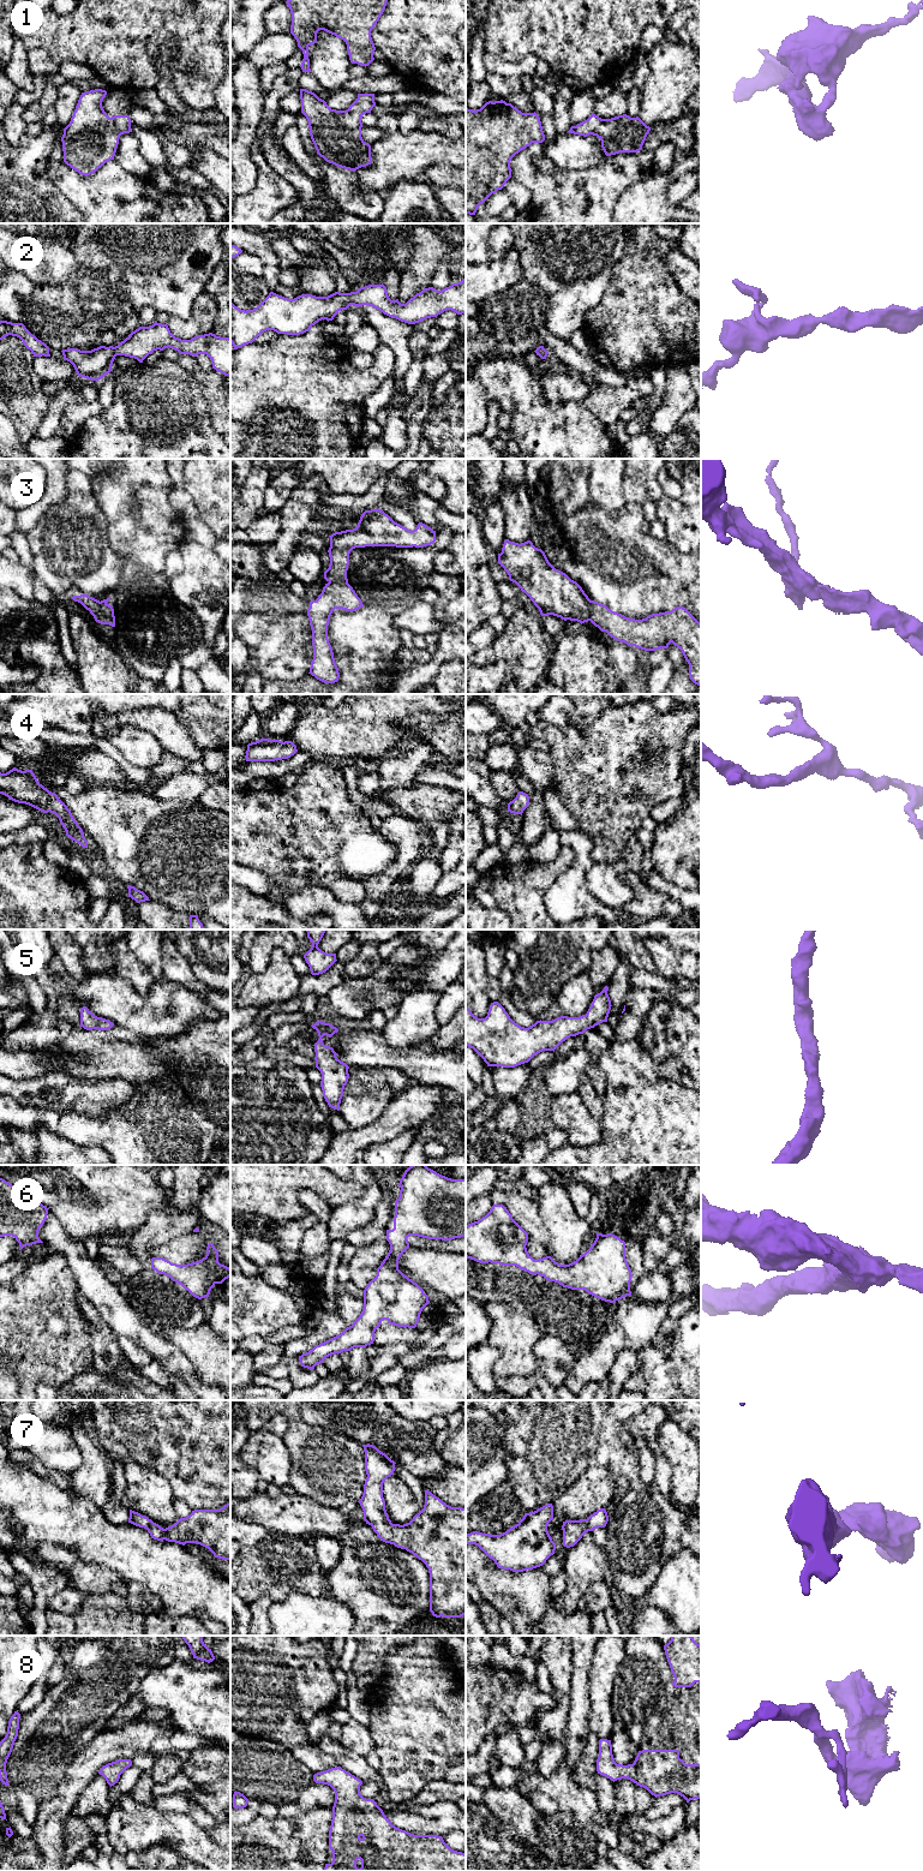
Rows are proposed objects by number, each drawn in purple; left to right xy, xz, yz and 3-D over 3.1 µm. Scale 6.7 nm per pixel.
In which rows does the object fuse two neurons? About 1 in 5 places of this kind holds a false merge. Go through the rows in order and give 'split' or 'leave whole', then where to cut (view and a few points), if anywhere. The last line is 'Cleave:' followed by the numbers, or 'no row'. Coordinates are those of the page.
1: leave whole; no cut
2: leave whole; no cut
3: leave whole; no cut
4: leave whole; no cut
5: leave whole; no cut
6: leave whole; no cut
7: leave whole; no cut
8: leave whole; no cut
Cleave: no row

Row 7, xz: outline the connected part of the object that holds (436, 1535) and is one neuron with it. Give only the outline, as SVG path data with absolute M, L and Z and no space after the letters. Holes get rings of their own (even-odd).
M362 1445L365 1451L366 1481L358 1501L364 1520L385 1543L406 1549L421 1560L430 1573L430 1612L436 1618L466 1615L466 1508L451 1507L431 1492L425 1490L425 1505L413 1519L403 1525L392 1524L385 1510L383 1483L394 1475L395 1461L373 1445Z

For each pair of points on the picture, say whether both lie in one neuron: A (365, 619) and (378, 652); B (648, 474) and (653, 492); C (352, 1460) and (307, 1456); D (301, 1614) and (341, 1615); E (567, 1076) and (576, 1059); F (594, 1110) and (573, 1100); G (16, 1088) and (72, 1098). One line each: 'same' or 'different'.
A: same
B: same
C: same
D: same
E: same
F: different
G: same

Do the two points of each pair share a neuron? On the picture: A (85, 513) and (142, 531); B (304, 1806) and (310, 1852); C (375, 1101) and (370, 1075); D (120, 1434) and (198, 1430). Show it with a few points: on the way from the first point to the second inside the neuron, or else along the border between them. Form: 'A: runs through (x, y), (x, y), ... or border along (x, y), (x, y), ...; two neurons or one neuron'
A: border along (93, 494), (105, 518), (111, 547); two neurons
B: border along (331, 1806), (315, 1806), (292, 1817), (280, 1816); two neurons
C: border along (393, 1091), (378, 1087), (345, 1095); two neurons
D: runs through (139, 1430), (179, 1430); one neuron

